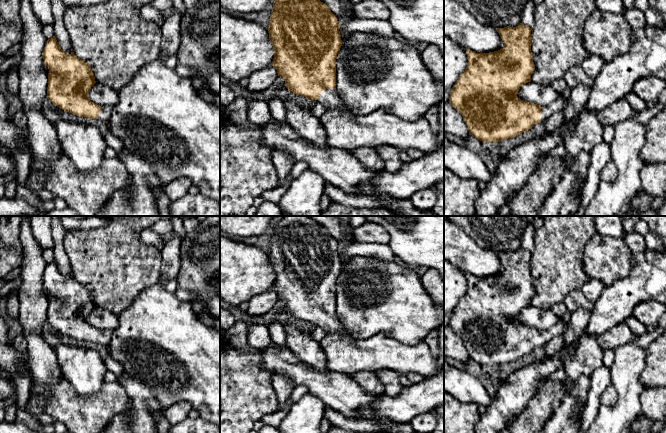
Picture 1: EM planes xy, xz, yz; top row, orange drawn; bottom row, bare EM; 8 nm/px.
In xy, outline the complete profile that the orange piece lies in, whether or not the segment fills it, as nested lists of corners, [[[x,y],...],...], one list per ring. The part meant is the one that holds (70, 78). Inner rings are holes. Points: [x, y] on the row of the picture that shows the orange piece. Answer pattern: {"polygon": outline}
{"polygon": [[[53,36],[45,43],[42,57],[45,66],[48,67],[47,98],[60,109],[90,119],[99,119],[107,123],[110,119],[111,106],[98,106],[88,98],[88,92],[96,83],[91,67],[74,52],[66,54],[58,45]]]}

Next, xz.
{"polygon": [[[273,0],[268,26],[274,48],[272,66],[296,95],[319,100],[327,111],[349,111],[336,89],[336,59],[342,46],[338,18],[320,0]]]}

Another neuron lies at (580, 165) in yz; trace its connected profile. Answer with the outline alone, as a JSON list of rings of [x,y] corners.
[[[580,152],[573,159],[570,169],[579,178],[579,181],[577,182],[578,191],[581,191],[584,187],[590,162],[591,162],[591,152]]]

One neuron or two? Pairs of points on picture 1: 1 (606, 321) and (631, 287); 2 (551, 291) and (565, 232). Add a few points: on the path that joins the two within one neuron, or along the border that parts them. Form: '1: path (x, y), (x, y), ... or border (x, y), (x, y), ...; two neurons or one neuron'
1: path (606, 313), (624, 295); one neuron
2: path (553, 276), (556, 271), (559, 247); one neuron

